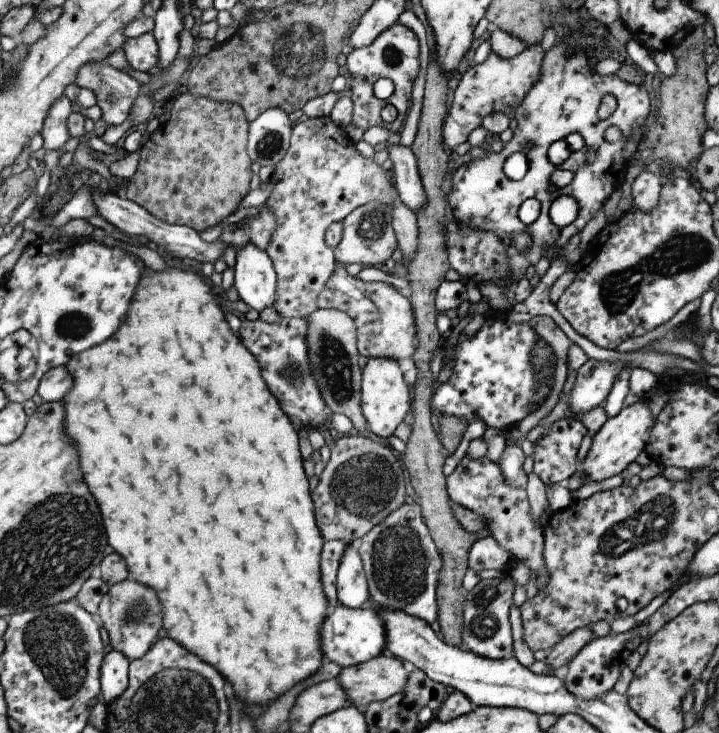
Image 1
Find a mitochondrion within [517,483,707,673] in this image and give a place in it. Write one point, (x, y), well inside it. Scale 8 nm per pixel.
(654, 521)

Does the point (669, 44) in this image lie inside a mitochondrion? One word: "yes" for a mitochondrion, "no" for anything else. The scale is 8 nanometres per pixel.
no

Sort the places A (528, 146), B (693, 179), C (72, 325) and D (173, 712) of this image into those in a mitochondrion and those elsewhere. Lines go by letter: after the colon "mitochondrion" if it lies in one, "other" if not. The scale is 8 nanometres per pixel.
A: other
B: other
C: mitochondrion
D: mitochondrion

